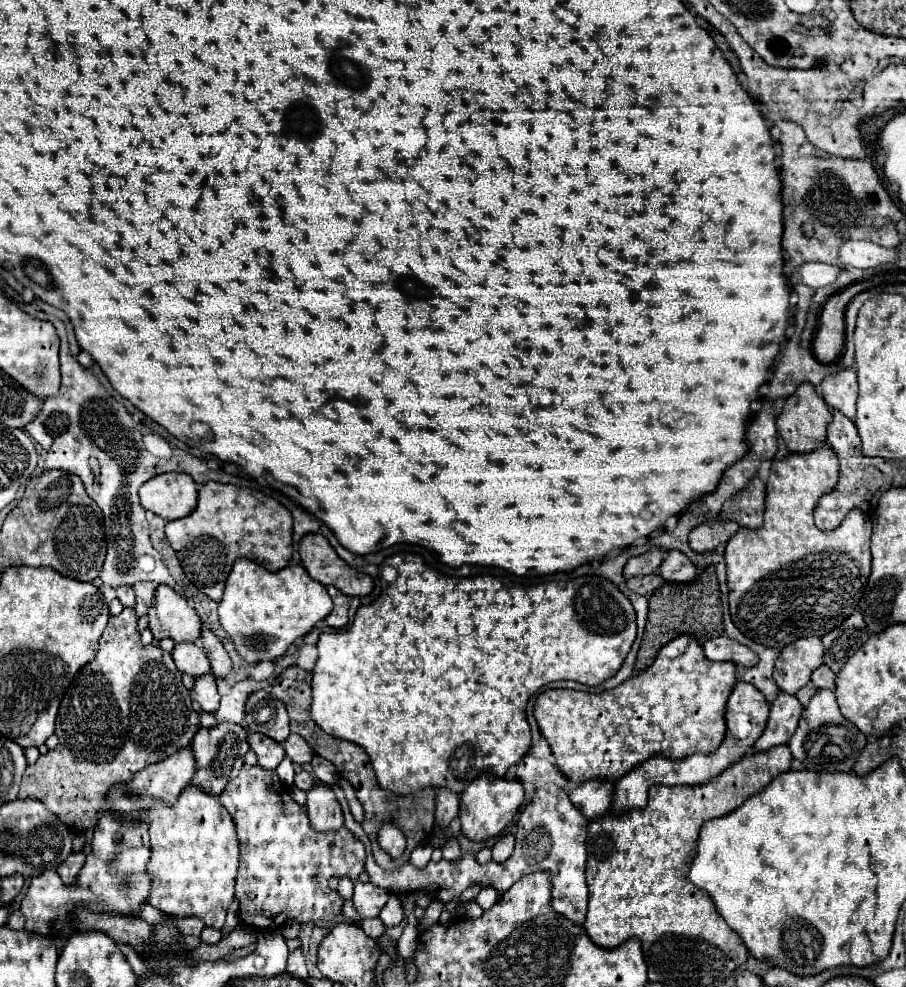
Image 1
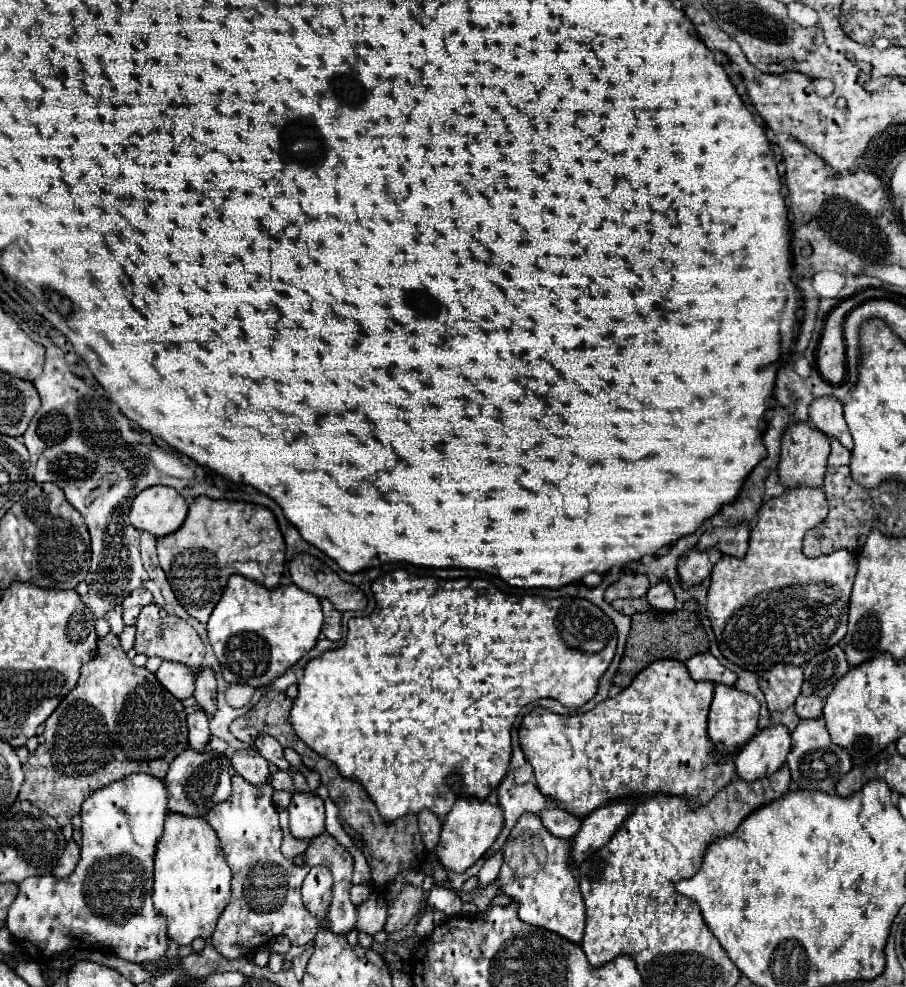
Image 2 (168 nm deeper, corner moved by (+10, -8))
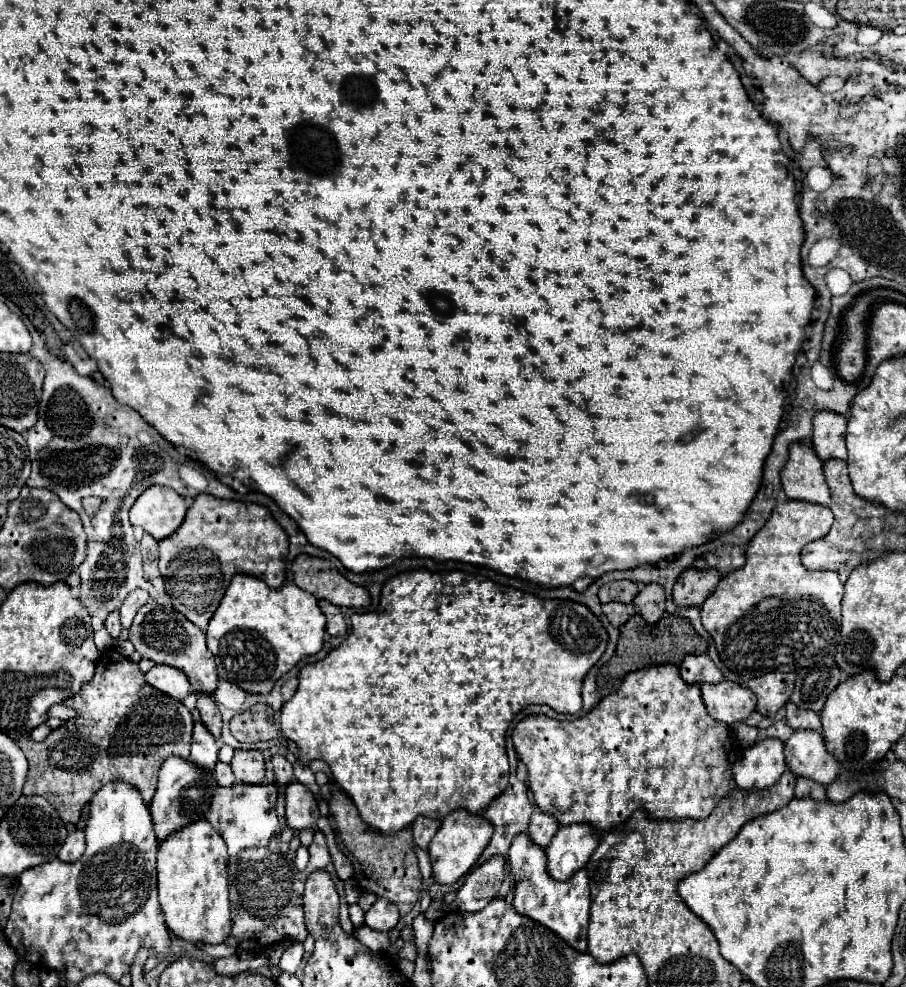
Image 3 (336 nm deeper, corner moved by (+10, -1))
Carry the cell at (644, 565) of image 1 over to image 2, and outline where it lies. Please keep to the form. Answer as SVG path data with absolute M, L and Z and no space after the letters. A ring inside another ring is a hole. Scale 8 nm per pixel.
M624 575L606 589L604 597L608 603L612 603L618 597L624 597L624 599L626 597L642 597L642 595L646 595L648 587L650 587L650 581L646 575Z

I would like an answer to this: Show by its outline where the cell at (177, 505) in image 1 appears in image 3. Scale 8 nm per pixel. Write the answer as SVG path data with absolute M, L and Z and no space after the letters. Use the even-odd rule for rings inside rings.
M166 486L148 488L130 508L130 524L144 528L156 540L170 536L186 516L184 498Z

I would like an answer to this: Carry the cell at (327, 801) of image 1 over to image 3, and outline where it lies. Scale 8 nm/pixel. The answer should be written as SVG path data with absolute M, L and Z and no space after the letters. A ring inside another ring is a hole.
M292 782L286 788L286 820L292 830L314 828L320 818L318 802L314 794L300 782Z

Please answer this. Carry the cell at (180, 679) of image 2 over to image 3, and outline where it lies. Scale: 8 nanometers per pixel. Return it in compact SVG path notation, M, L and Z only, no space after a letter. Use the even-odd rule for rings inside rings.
M156 664L150 672L146 672L146 684L178 702L190 694L188 678L182 672L176 672L176 668L168 668L164 664Z

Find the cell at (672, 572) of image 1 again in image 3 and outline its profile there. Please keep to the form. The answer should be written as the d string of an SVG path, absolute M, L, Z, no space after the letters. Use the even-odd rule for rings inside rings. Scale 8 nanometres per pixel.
M648 584L640 590L640 594L634 598L632 604L638 610L638 614L644 618L644 622L654 626L664 614L666 596L664 596L664 590L658 584Z

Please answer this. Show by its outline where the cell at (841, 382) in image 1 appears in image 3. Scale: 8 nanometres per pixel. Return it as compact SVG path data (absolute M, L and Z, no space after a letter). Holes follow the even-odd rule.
M818 412L814 416L812 446L822 462L846 460L846 418L834 412Z

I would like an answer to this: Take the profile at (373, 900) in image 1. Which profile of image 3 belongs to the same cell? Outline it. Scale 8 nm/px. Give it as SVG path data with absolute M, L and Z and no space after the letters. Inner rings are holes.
M376 900L376 904L366 912L366 926L378 932L390 932L400 920L400 912L388 900Z

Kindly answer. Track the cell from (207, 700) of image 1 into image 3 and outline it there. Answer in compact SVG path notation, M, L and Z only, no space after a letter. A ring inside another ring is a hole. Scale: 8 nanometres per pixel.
M196 722L194 736L192 736L190 762L206 772L214 772L218 762L218 750L220 750L220 742L214 740L214 736L200 722Z

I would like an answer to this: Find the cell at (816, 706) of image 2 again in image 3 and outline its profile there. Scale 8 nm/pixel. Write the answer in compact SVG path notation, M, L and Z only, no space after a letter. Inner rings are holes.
M792 702L786 704L786 724L798 732L798 730L814 730L814 732L822 732L822 724L820 724L820 716L816 712L808 712L802 708L796 708Z

